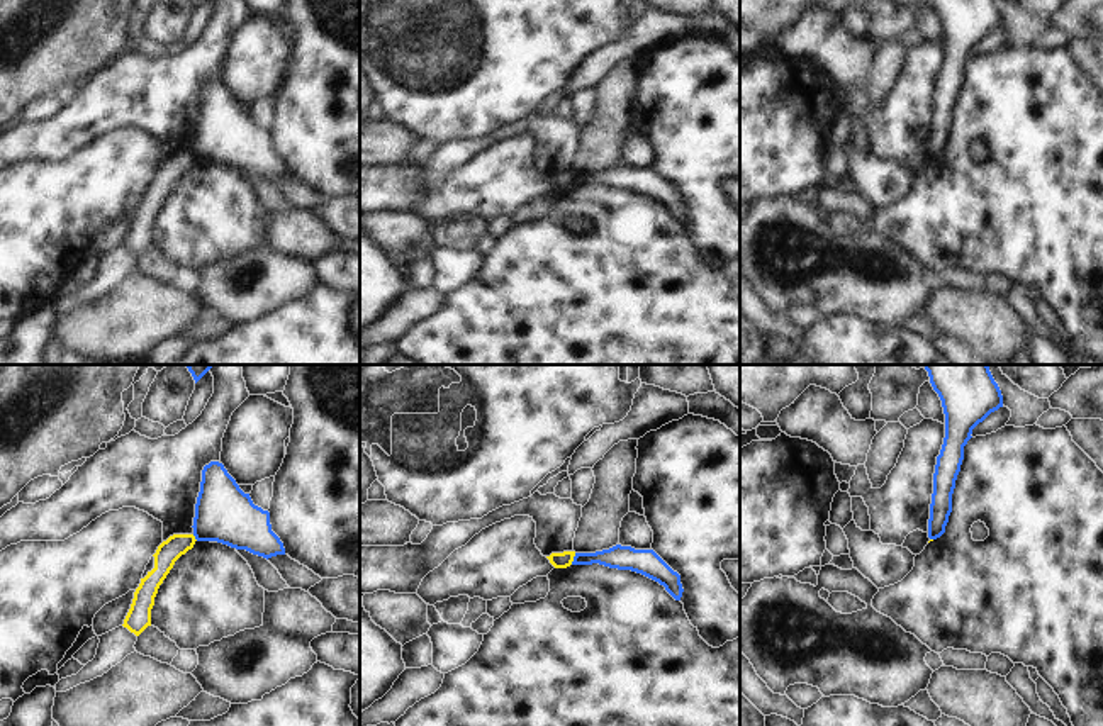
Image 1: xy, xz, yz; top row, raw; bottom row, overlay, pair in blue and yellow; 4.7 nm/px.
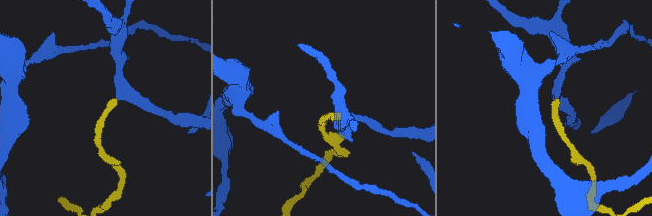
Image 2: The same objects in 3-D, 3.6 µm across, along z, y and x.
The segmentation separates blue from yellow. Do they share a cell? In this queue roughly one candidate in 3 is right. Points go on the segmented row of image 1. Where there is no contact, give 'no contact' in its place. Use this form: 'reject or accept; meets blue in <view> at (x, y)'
reject; meets blue in xz at (574, 558)

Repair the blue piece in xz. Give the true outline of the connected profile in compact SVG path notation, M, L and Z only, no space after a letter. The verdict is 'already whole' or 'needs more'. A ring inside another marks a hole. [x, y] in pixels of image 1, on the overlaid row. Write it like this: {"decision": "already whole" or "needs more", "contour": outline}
{"decision": "already whole", "contour": "M616 544L596 553L575 553L572 565L599 563L609 568L631 570L641 573L660 585L675 599L682 597L680 575L674 572L653 550L635 550Z"}

